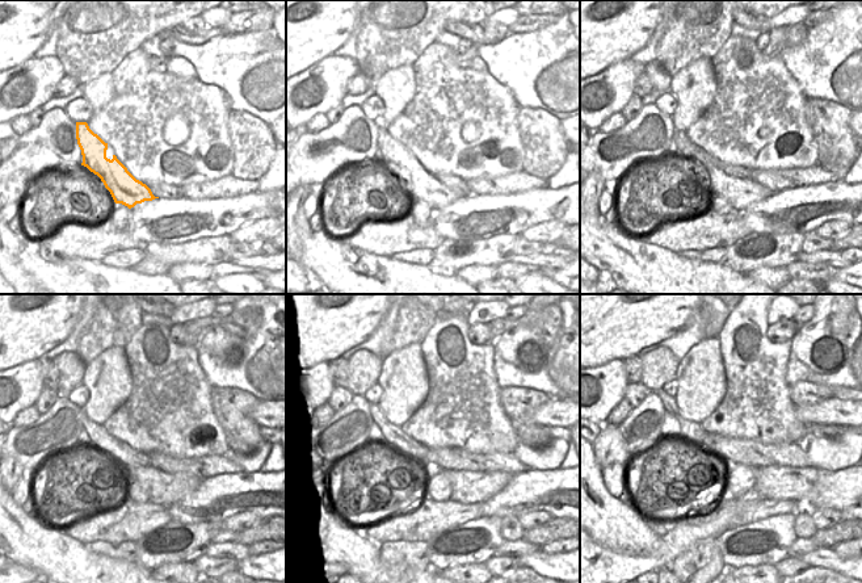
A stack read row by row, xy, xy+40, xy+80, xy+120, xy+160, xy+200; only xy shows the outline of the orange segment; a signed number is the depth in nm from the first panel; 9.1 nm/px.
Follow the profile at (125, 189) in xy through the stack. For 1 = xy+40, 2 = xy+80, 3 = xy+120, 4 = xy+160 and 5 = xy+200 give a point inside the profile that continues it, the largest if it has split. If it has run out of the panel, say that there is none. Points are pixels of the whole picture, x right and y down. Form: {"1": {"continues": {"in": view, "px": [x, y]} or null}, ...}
{"1": {"continues": {"in": "xy+40", "px": [424, 187]}}, "2": {"continues": {"in": "xy+80", "px": [740, 192]}}, "3": {"continues": {"in": "xy+120", "px": [165, 489]}}, "4": {"continues": {"in": "xy+160", "px": [467, 486]}}, "5": {"continues": {"in": "xy+200", "px": [770, 482]}}}

